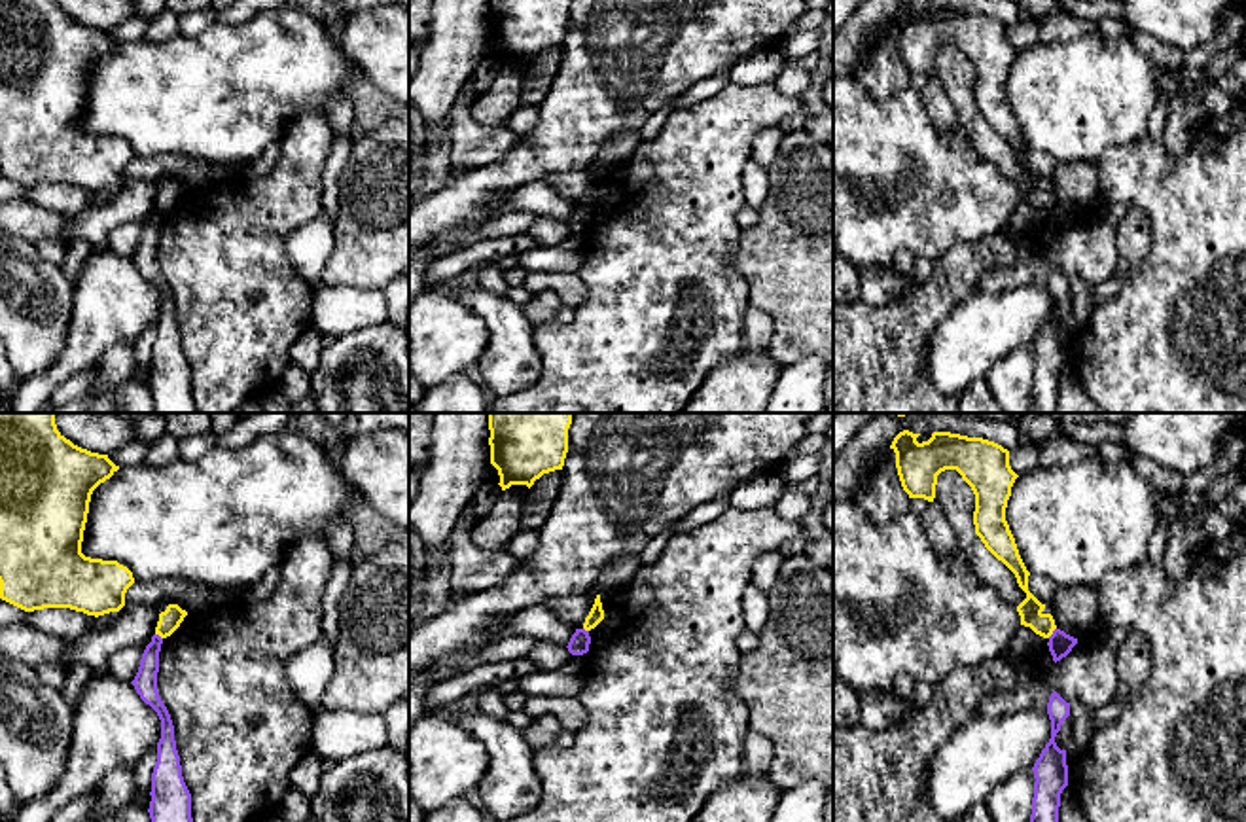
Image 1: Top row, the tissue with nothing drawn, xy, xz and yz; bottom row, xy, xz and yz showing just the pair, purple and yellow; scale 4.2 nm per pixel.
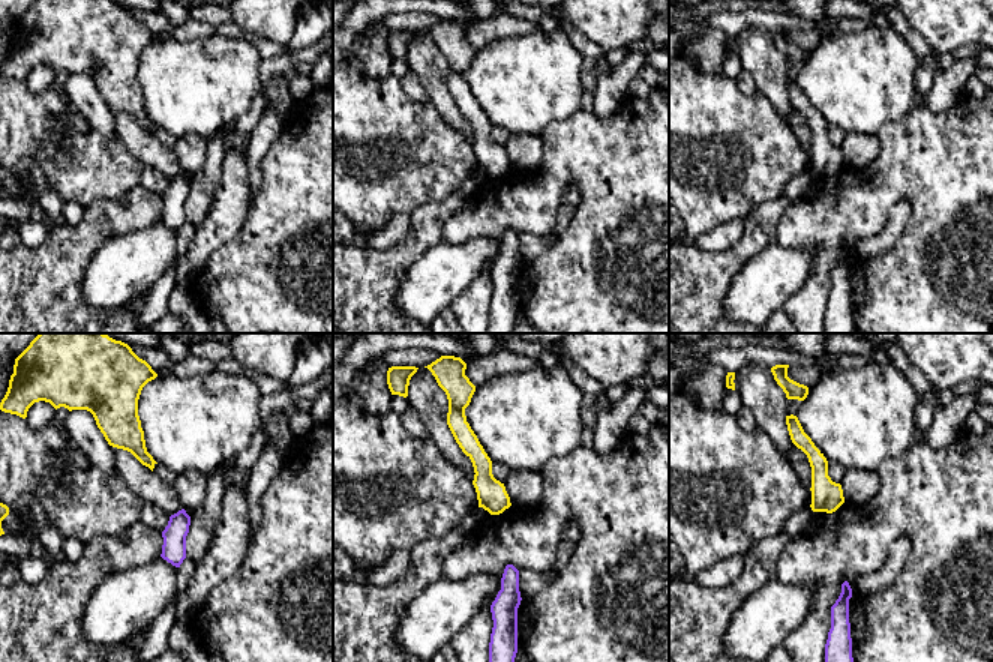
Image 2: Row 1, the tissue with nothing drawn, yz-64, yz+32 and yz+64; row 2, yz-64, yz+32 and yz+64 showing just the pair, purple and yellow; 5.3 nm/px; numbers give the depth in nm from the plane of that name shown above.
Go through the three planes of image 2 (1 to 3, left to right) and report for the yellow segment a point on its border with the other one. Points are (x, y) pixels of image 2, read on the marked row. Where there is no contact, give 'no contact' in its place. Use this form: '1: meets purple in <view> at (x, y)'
1: no contact
2: no contact
3: no contact

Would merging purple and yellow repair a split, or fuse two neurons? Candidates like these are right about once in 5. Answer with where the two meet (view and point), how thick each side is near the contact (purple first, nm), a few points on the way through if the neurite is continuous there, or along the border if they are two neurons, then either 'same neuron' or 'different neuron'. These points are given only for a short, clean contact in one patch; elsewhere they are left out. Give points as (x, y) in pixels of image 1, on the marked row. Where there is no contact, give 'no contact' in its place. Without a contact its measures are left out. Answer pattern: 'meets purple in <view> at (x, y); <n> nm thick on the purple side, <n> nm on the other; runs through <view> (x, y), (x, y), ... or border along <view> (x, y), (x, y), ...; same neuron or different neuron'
meets purple in yz at (1053, 633); 100 nm thick on the purple side, 100 nm on the other; border along yz (1055, 627), (1048, 637); different neuron

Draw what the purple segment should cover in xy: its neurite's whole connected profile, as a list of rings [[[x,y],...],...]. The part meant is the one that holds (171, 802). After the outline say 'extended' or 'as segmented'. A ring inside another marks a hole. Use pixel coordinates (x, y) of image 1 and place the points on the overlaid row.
[[[153,634],[142,653],[138,672],[131,682],[140,699],[150,705],[161,720],[161,739],[157,742],[157,761],[151,773],[151,801],[148,813],[151,822],[193,822],[191,794],[182,777],[174,725],[157,691],[161,644],[163,638]]] | as segmented

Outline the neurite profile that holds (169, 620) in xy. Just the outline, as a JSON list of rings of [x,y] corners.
[[[169,604],[167,610],[159,614],[155,634],[159,634],[161,638],[170,636],[180,627],[186,616],[187,612],[178,604]]]

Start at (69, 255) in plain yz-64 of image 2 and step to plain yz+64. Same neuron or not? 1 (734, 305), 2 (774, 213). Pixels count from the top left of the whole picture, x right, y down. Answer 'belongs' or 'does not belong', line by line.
1: does not belong
2: belongs

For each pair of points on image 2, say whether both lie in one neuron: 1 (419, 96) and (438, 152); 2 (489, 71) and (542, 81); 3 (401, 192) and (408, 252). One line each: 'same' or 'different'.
1: different
2: same
3: different

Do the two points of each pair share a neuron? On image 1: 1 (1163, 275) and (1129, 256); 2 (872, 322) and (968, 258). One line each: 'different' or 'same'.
1: different
2: same

